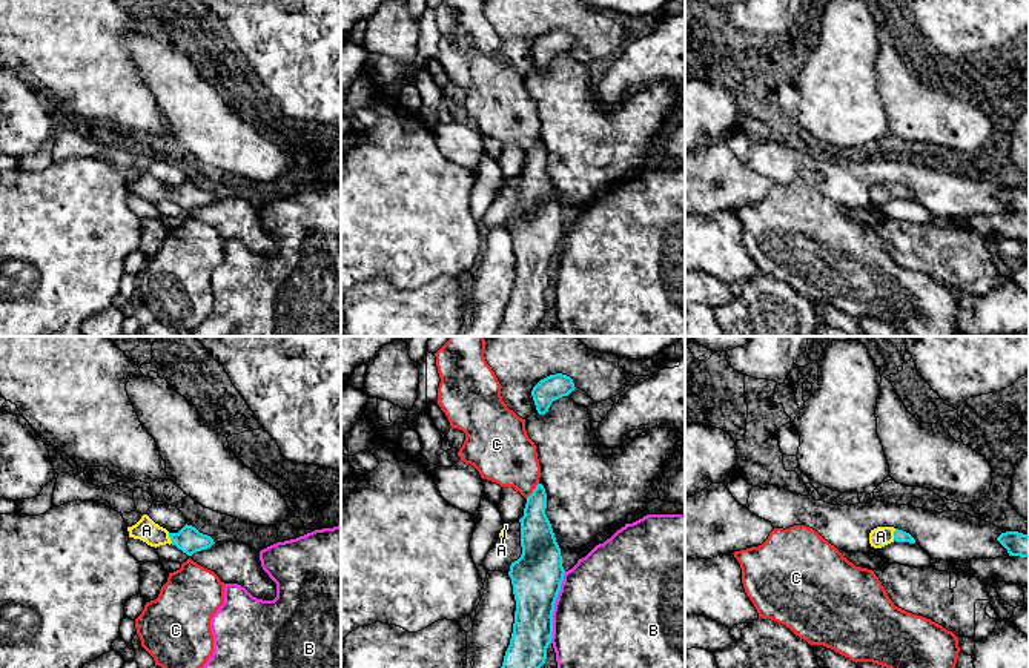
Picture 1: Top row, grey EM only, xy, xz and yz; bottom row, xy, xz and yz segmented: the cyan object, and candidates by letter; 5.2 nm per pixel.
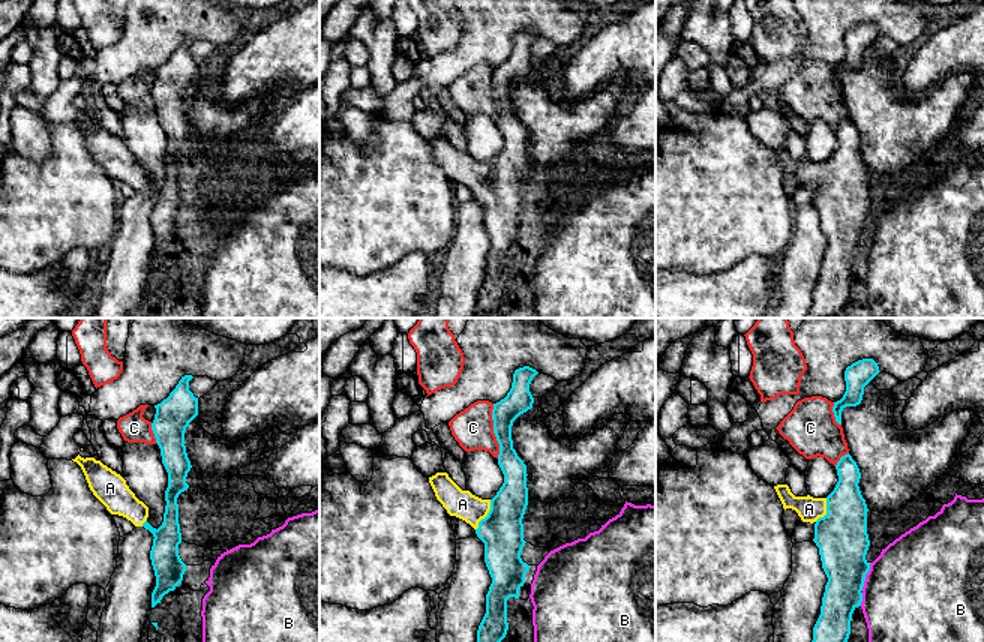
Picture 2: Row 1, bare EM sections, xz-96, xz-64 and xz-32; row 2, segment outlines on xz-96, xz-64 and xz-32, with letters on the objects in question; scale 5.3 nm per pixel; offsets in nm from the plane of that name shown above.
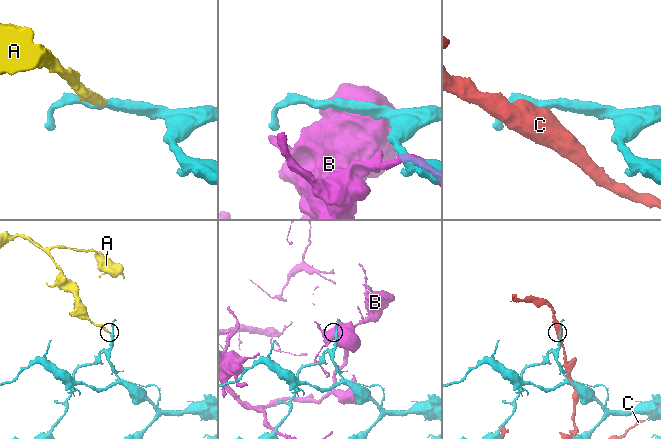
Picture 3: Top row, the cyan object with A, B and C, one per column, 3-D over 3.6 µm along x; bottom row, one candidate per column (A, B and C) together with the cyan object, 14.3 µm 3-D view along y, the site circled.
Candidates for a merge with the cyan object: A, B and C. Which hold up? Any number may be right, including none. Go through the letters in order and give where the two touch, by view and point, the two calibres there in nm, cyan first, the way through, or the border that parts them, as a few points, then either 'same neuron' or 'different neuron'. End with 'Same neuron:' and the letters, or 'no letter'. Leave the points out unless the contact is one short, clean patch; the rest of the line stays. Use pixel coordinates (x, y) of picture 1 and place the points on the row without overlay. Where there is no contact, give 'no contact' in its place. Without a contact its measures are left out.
A: meets cyan in yz at (894, 191); 60 nm thick on the cyan side, 110 nm on the other; runs through yz (899, 191), (894, 191), (880, 192); same neuron
B: meets cyan in xz at (553, 263); 260 nm thick on the cyan side, 480 nm on the other; different neuron
C: meets cyan in xz at (533, 146); 180 nm thick on the cyan side, 320 nm on the other; different neuron
Same neuron: A

